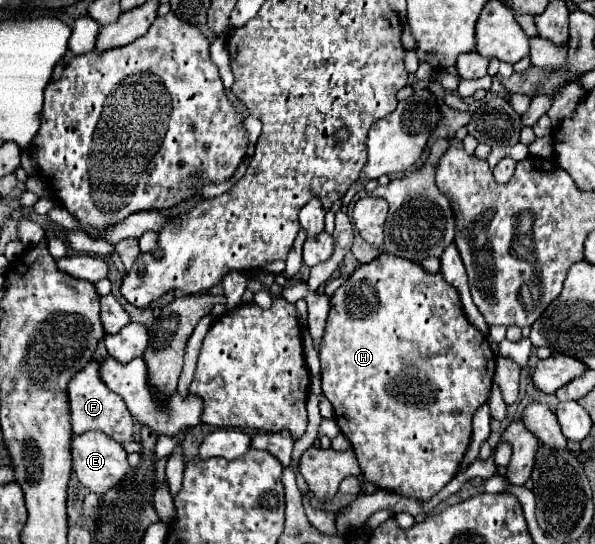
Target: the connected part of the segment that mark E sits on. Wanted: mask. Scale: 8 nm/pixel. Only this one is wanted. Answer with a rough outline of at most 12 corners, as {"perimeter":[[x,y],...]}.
{"perimeter":[[100,430],[72,434],[72,470],[96,494],[130,472]]}

